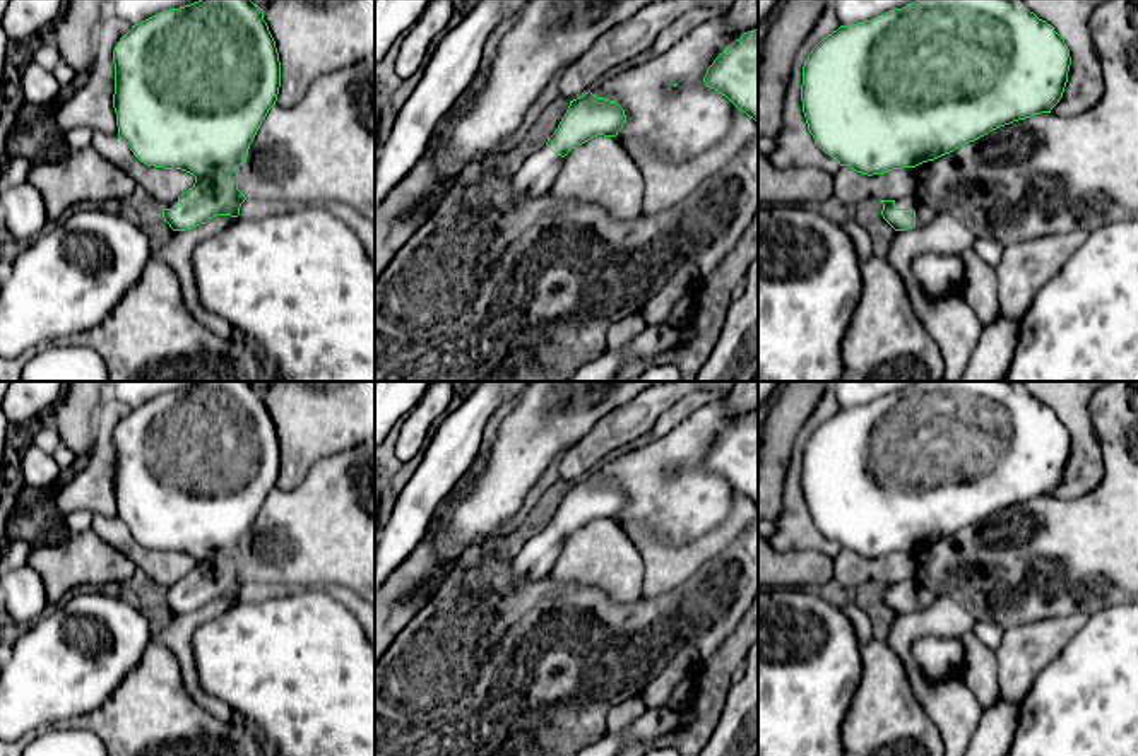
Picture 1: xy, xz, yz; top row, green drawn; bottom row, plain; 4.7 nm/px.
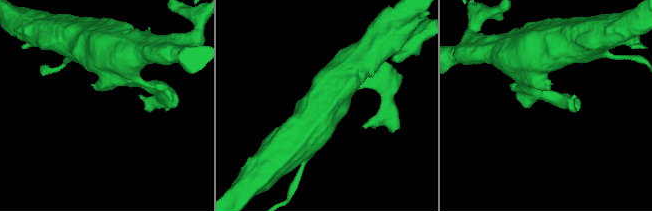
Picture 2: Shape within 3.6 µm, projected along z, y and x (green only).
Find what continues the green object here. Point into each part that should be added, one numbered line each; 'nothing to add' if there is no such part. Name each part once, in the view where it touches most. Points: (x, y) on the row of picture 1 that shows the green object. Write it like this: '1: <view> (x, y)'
1: yz (923, 214)

